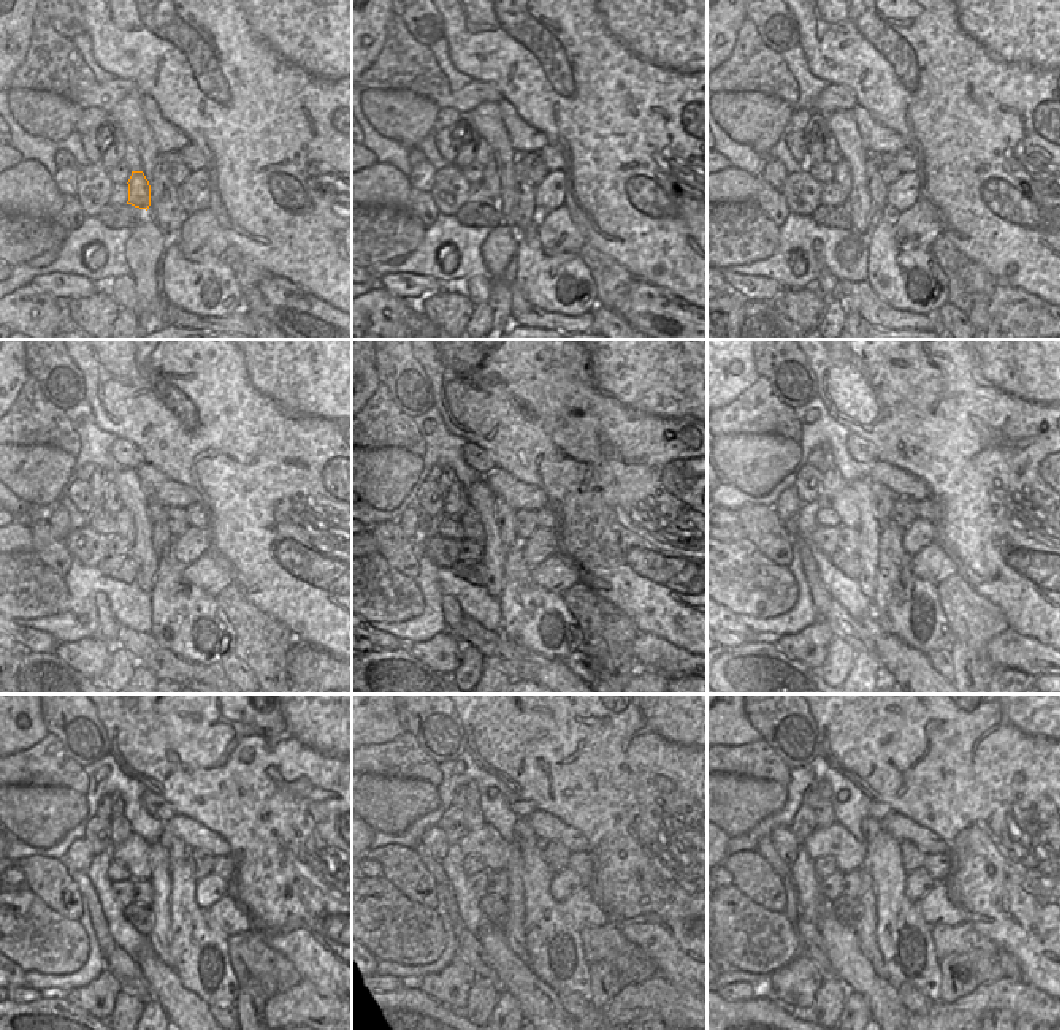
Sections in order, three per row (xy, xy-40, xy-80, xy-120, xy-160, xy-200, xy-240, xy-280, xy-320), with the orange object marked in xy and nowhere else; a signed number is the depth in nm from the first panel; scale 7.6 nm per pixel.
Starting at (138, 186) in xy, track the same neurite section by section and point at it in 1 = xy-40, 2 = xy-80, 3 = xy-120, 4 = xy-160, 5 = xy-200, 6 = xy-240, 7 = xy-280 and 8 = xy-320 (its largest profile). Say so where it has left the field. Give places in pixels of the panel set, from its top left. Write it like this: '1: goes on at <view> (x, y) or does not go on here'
1: goes on at xy-40 (492, 181)
2: goes on at xy-80 (845, 181)
3: goes on at xy-120 (132, 533)
4: goes on at xy-160 (487, 518)
5: goes on at xy-200 (845, 503)
6: goes on at xy-240 (132, 853)
7: goes on at xy-280 (485, 842)
8: goes on at xy-320 (836, 840)

